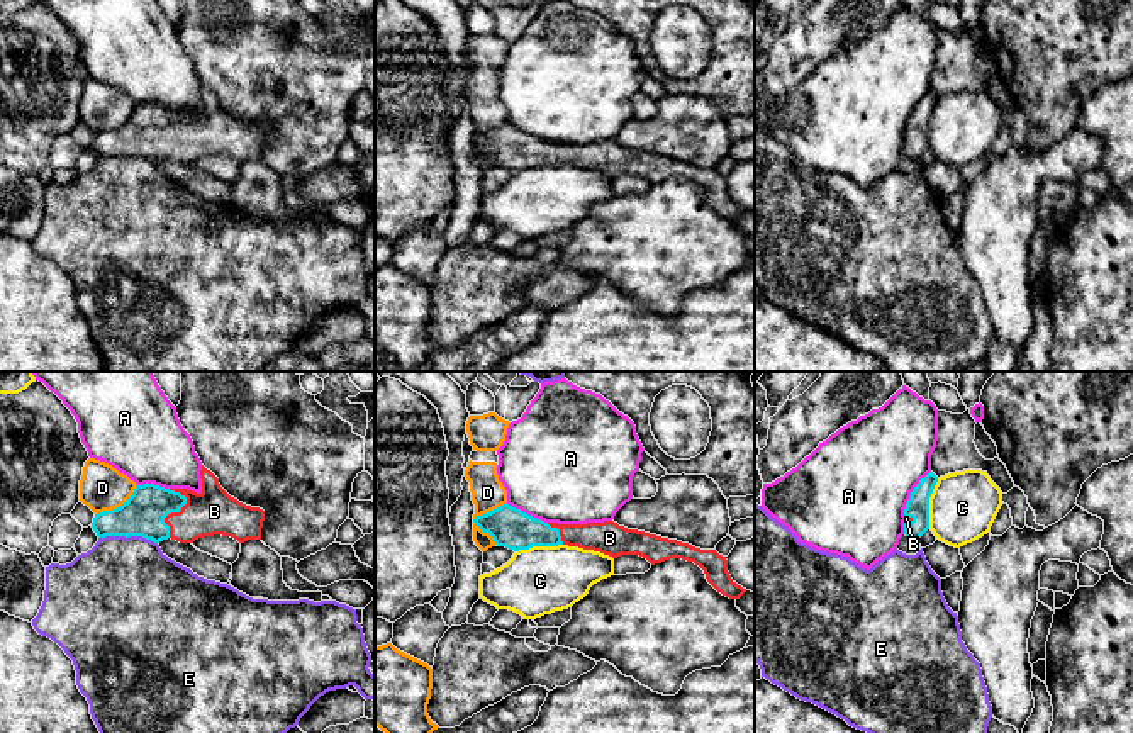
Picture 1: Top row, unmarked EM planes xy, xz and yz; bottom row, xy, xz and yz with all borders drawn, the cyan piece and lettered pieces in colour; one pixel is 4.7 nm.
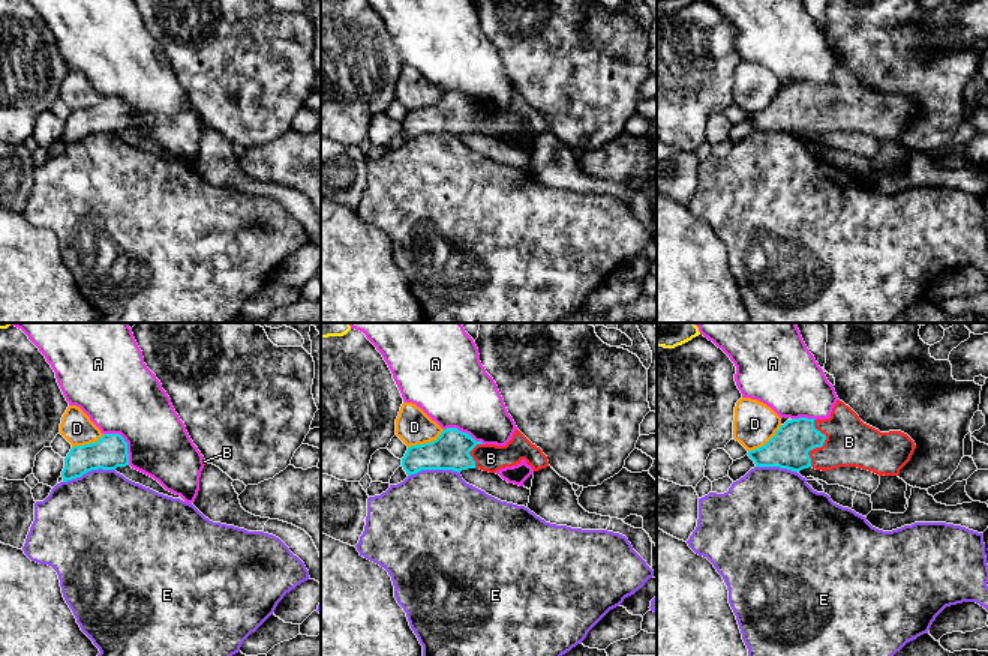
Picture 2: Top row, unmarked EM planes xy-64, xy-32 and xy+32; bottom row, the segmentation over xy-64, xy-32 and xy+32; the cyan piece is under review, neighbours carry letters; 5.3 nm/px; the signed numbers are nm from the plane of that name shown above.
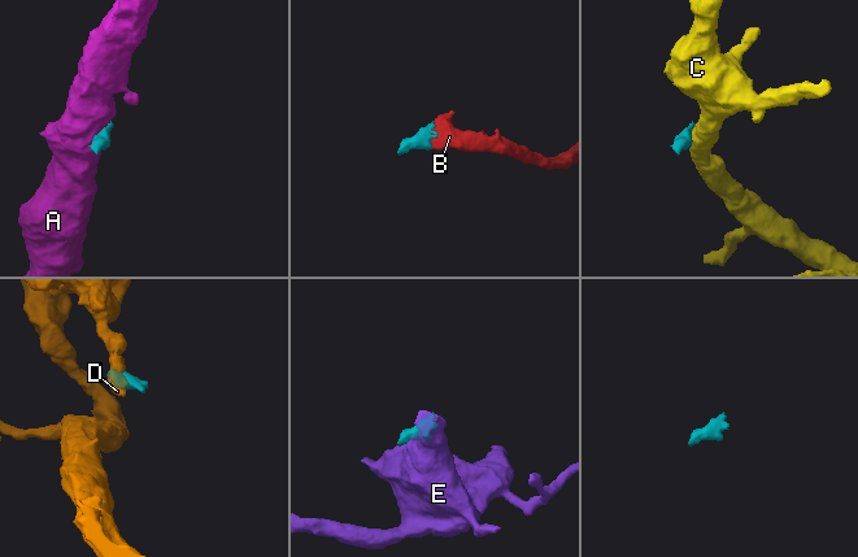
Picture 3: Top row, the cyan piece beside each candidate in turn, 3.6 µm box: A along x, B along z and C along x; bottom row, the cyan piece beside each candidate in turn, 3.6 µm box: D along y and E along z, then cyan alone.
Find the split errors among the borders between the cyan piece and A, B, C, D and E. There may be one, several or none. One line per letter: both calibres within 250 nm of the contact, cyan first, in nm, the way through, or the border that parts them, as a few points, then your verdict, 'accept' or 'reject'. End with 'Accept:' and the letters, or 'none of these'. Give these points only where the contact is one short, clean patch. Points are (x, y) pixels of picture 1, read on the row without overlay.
A: calibres 110 and 480 nm; border yz (930, 90), (911, 112), (904, 136); reject
B: calibres 200 and 220 nm; way xy (143, 134), (175, 131), (214, 131); accept
C: calibres 110 and 320 nm; border yz (938, 99), (930, 117), (928, 148); reject
D: calibres 190 and 160 nm; border xz (506, 121), (474, 139), (494, 163); reject
E: calibres 200 and 500 nm; border xy (99, 156), (145, 156), (156, 163); reject
Accept: B

